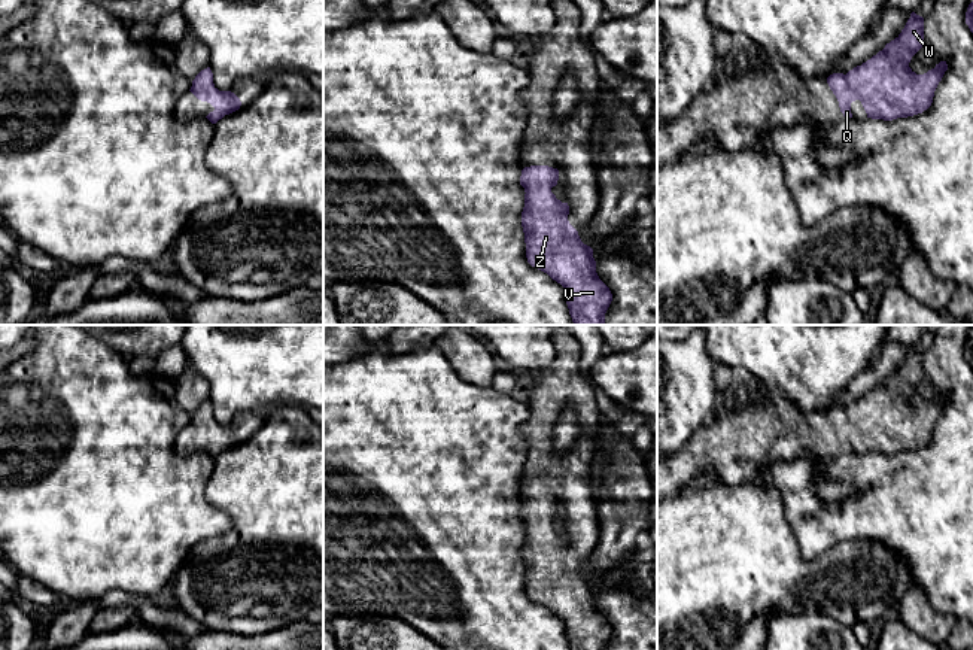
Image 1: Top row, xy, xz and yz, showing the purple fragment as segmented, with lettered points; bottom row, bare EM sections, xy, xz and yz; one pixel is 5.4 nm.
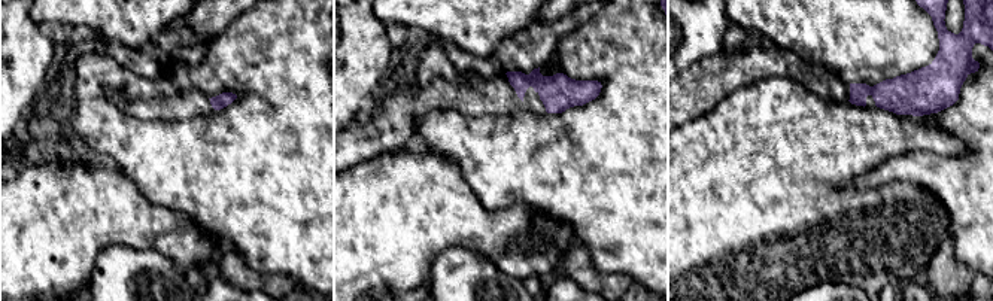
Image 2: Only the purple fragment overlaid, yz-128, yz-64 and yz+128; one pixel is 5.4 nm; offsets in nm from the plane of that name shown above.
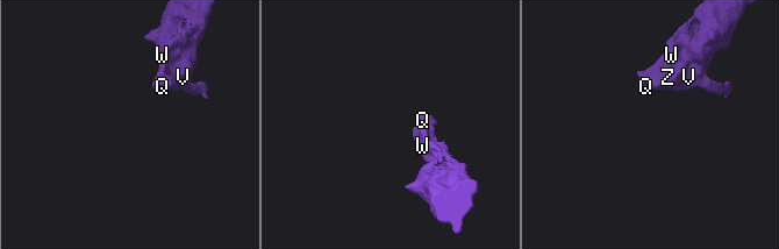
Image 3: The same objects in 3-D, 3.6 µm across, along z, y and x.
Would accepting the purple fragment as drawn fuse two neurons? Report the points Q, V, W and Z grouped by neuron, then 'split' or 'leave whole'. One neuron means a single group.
Q V W Z; leave whole

